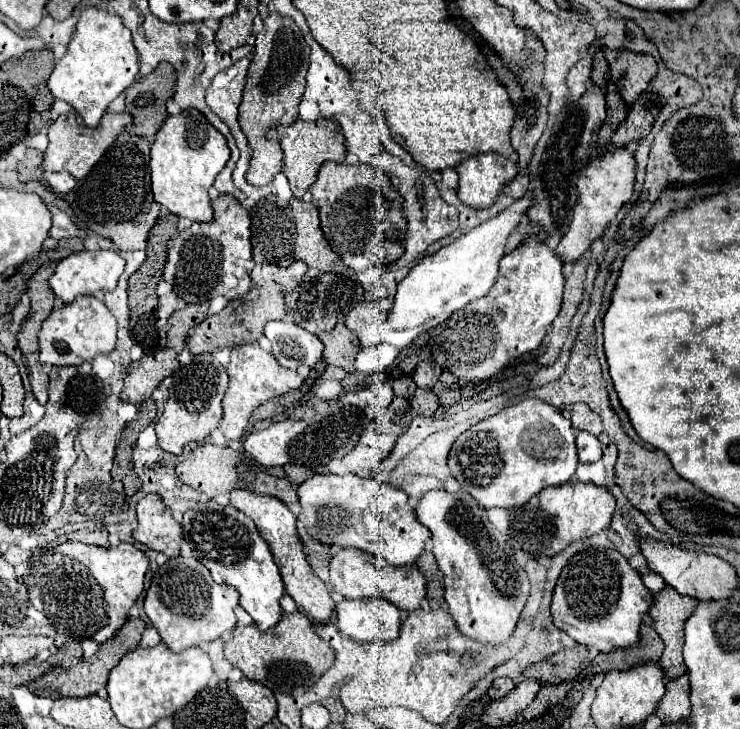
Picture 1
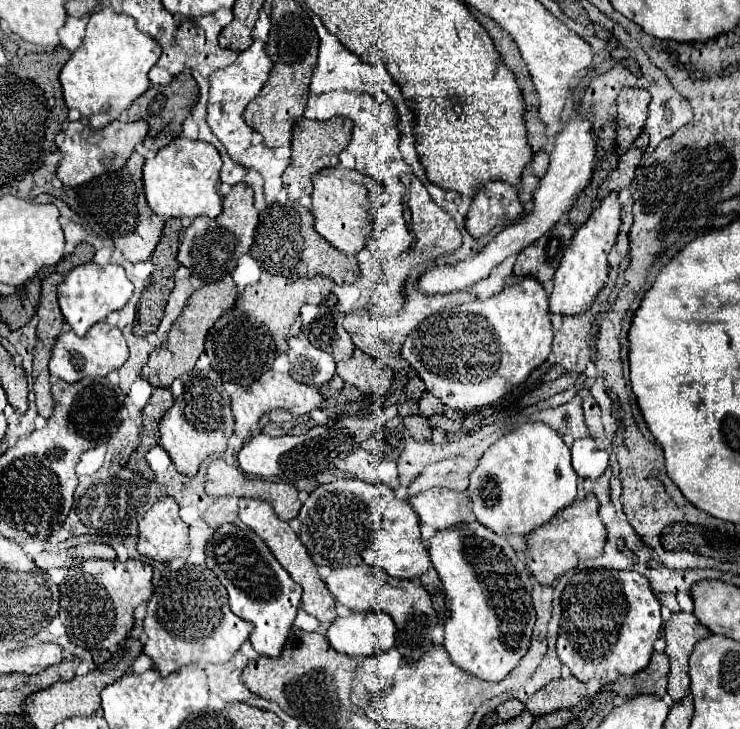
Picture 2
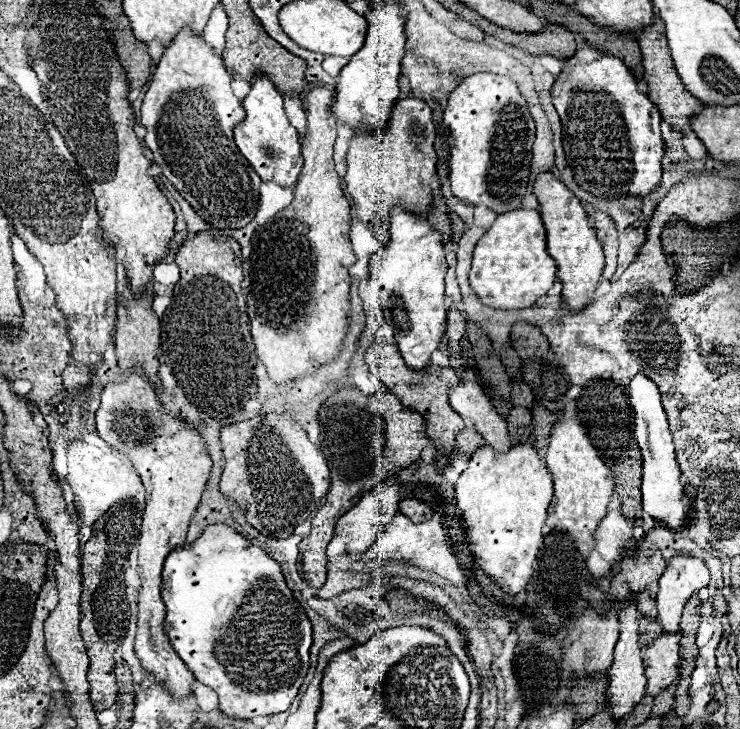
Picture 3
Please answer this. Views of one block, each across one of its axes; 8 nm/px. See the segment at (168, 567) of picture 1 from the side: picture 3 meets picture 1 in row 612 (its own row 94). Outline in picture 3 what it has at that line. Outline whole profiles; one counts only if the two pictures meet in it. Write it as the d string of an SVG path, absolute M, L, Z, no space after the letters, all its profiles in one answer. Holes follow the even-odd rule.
M184 28L164 50L142 104L142 126L146 128L144 144L150 148L154 164L158 164L170 184L186 196L184 200L194 208L194 212L216 230L240 230L248 226L256 216L262 184L260 176L234 144L234 128L244 120L244 108L234 96L230 84L232 76L224 70L222 58L216 56L200 36L192 36L192 32Z

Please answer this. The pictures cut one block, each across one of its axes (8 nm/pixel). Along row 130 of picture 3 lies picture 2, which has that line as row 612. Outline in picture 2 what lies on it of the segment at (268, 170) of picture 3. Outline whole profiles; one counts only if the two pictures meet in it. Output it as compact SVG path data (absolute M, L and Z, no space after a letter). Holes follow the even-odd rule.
M224 524L214 532L206 548L206 560L208 568L218 576L220 582L224 582L230 594L232 612L254 624L254 630L250 634L250 644L254 646L254 650L260 656L278 658L300 608L302 588L278 564L278 560L272 556L258 534L236 524Z

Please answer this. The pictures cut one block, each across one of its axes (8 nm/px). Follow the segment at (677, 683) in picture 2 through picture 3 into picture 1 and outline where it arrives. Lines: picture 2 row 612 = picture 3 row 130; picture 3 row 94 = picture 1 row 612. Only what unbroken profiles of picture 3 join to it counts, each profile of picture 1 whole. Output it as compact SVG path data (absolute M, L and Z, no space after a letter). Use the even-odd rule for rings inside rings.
M666 586L654 598L654 606L650 606L648 614L652 616L652 626L664 642L664 654L660 660L660 668L666 678L678 678L686 672L682 660L684 646L684 622L690 618L692 608L696 608L694 598L680 596L676 590Z

